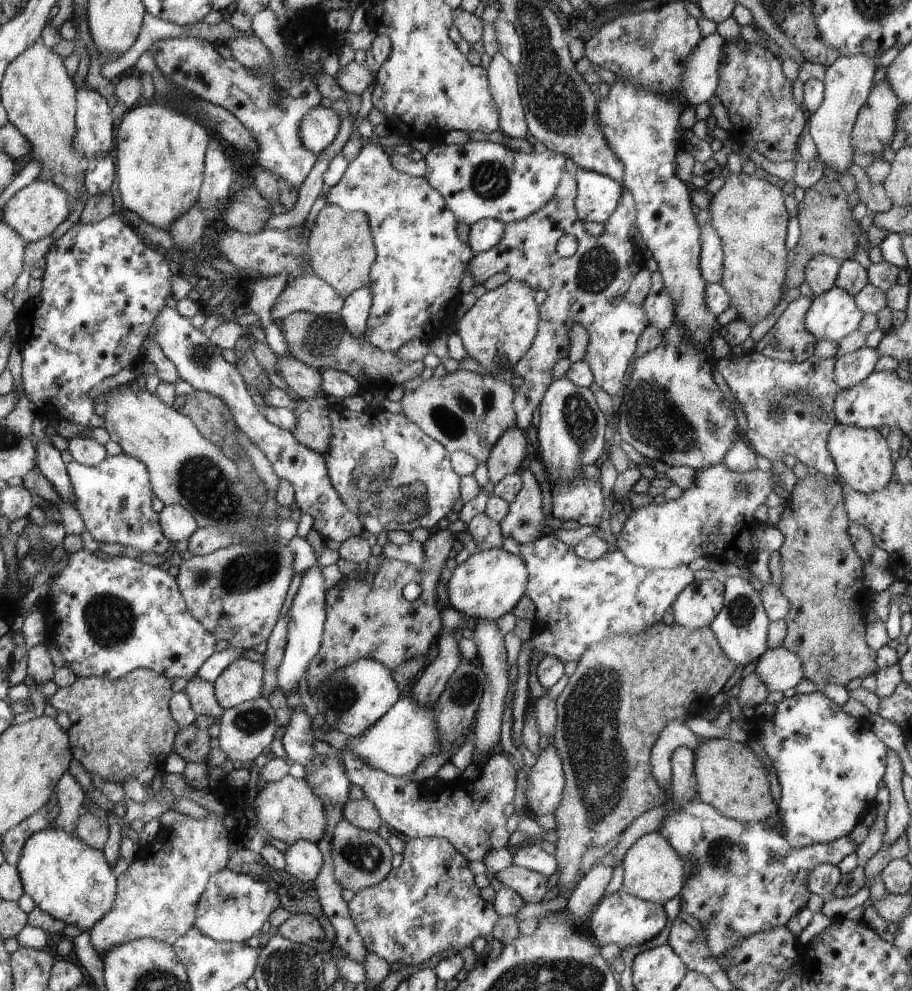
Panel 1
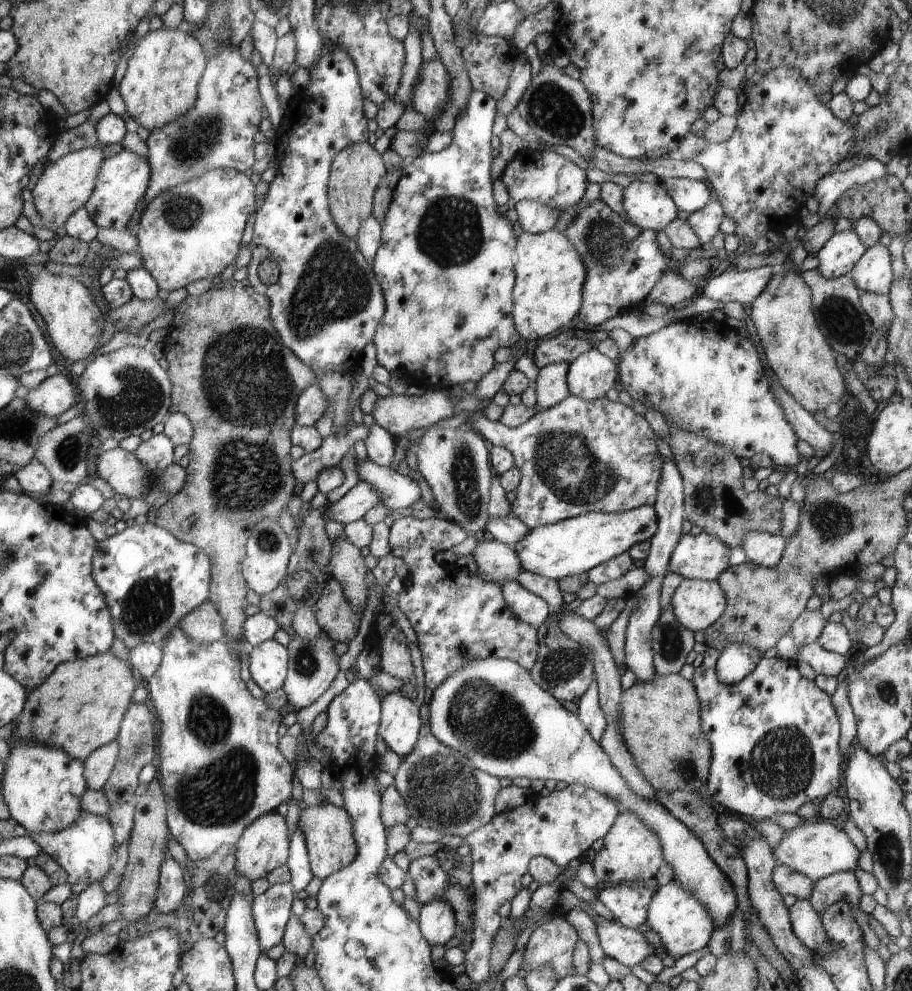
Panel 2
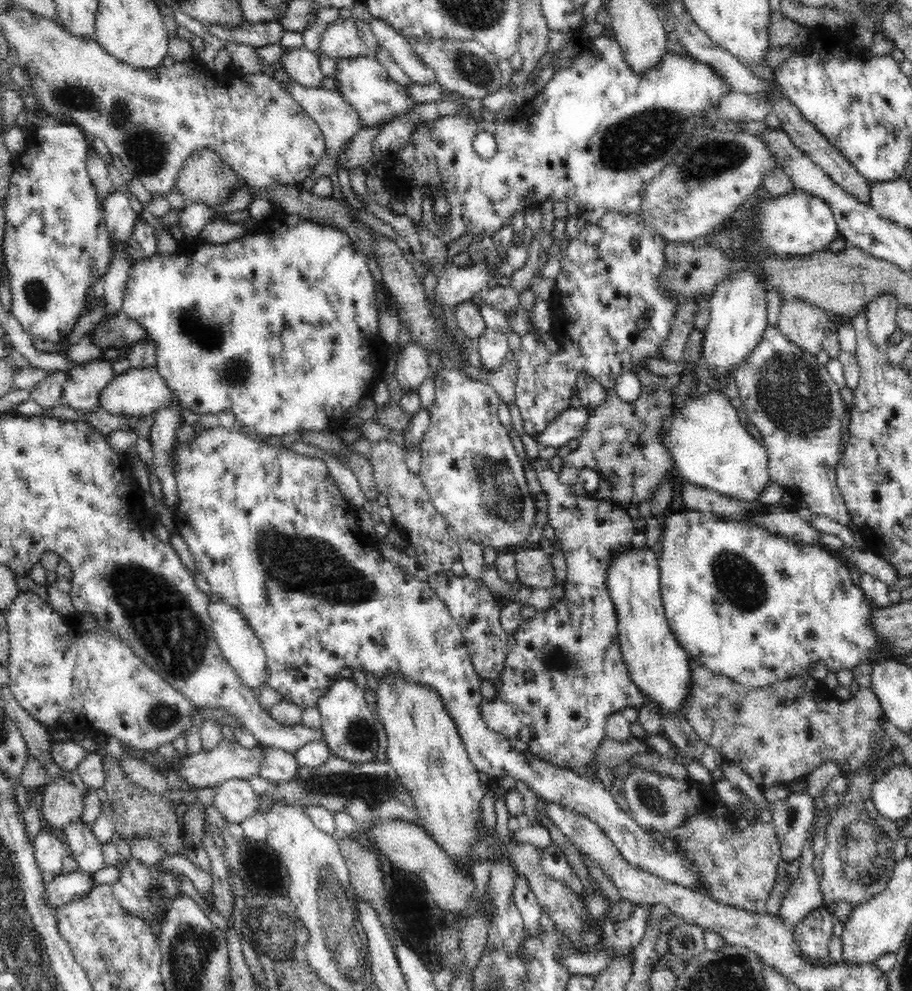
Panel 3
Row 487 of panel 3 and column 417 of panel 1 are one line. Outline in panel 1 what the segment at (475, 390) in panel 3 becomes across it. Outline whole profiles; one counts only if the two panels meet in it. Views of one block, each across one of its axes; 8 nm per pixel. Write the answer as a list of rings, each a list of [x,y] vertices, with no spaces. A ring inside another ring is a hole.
[[[336,404],[329,417],[333,434],[330,452],[323,457],[330,482],[344,506],[360,518],[364,531],[370,535],[378,535],[390,530],[411,533],[416,528],[431,529],[456,506],[456,502],[460,500],[462,478],[452,470],[449,450],[441,442],[430,438],[417,423],[406,418],[406,415],[390,413],[376,404],[367,406],[361,412]]]

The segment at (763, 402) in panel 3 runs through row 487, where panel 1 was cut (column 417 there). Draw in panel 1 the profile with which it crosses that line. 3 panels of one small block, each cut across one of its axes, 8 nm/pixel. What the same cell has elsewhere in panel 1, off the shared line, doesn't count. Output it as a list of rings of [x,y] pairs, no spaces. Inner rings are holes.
[[[344,749],[341,759],[349,773],[350,782],[362,788],[364,797],[368,798],[384,825],[394,833],[402,835],[406,840],[413,838],[445,838],[453,843],[456,849],[470,859],[470,862],[482,861],[490,850],[508,847],[507,816],[504,807],[514,800],[514,778],[516,768],[510,762],[508,753],[494,753],[481,766],[481,774],[476,780],[459,777],[452,782],[433,790],[426,790],[421,784],[408,776],[396,778],[383,770],[374,770],[362,762],[352,750]]]

